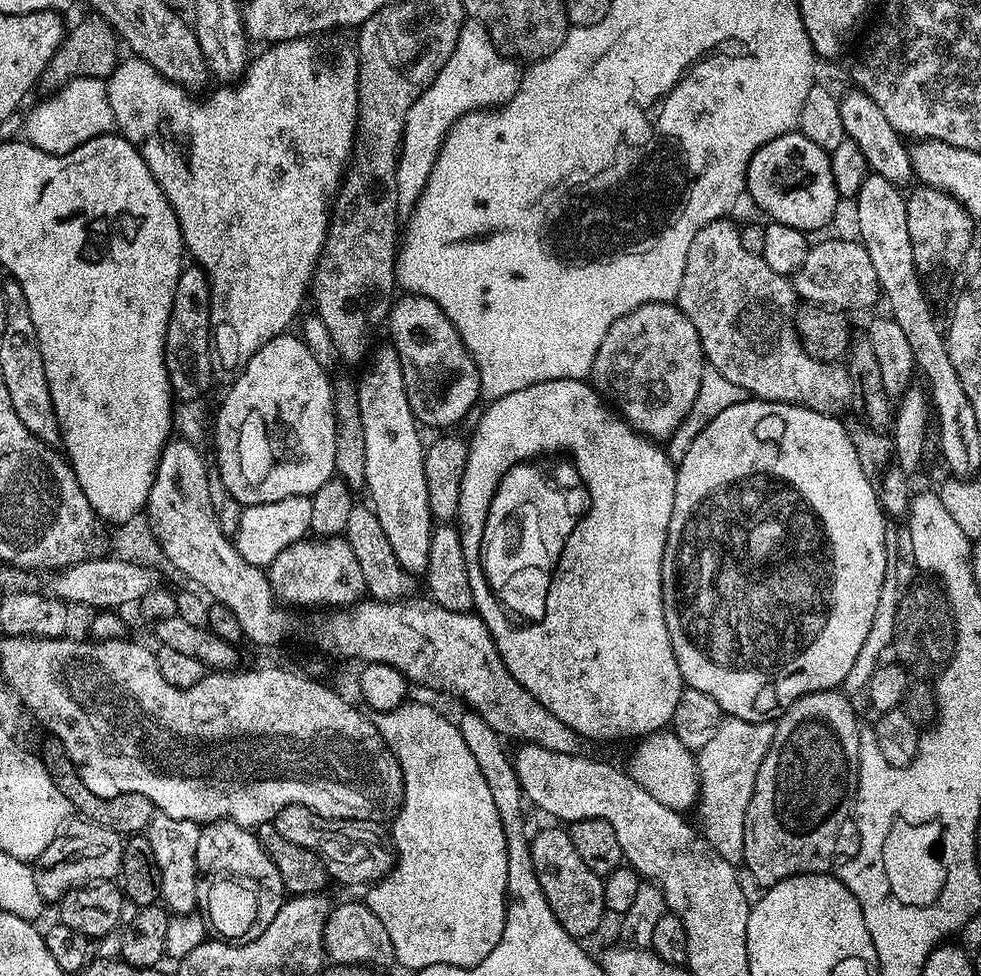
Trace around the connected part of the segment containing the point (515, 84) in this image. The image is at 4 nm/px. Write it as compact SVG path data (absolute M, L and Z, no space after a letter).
M465 19L454 54L446 58L446 66L438 70L434 82L430 82L414 106L410 106L410 114L406 116L400 157L396 163L396 206L401 213L411 212L416 199L422 194L430 170L434 170L442 142L454 122L458 122L460 112L466 112L465 108L474 108L477 104L496 103L518 94L521 79L521 65L513 57L501 53L477 20Z

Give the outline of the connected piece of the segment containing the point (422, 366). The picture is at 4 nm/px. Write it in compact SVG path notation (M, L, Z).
M404 294L393 303L391 312L388 313L388 318L386 321L387 331L392 331L392 336L390 336L390 342L394 347L397 348L398 357L401 358L401 366L402 366L402 378L405 380L405 390L406 390L406 398L409 399L410 410L413 415L416 417L417 421L425 428L444 428L440 430L448 430L451 424L456 424L460 419L463 418L464 415L467 414L468 411L471 410L472 407L475 406L476 400L479 401L481 399L480 395L480 375L478 374L478 370L476 369L476 363L474 362L474 358L470 353L466 350L466 346L462 342L462 338L458 334L458 330L454 330L454 326L450 322L450 318L446 318L446 314L442 314L442 310L437 304L434 302L430 302L430 298L426 298L425 296L413 296L411 294Z

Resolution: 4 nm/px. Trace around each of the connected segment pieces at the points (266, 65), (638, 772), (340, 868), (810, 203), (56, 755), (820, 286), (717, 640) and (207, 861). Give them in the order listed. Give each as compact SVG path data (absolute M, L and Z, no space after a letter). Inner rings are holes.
M308 38L299 40L281 40L280 43L265 47L260 57L253 59L245 69L243 76L231 86L218 88L207 93L205 100L193 94L180 84L170 82L148 61L139 58L121 59L115 70L106 78L108 95L106 97L110 110L116 119L115 127L119 135L129 140L142 154L150 174L160 184L170 206L180 223L180 232L184 235L184 247L187 255L192 256L197 265L208 275L210 299L210 326L212 327L212 371L217 381L231 382L254 358L254 354L266 342L281 335L284 328L296 316L300 303L306 300L306 293L312 283L312 271L324 249L330 209L338 191L338 185L344 179L345 171L352 159L352 150L356 142L356 125L360 119L358 110L358 86L360 85L360 61L355 51L340 52L327 60Z
M671 730L651 732L637 744L640 745L633 750L632 758L626 765L632 780L638 782L638 786L642 786L650 798L662 802L662 806L670 806L670 810L684 814L687 808L688 811L695 809L700 798L702 768L693 749L682 746L682 742Z
M297 804L286 806L286 810L278 810L274 823L278 834L282 834L286 842L294 842L294 846L302 846L314 853L324 863L329 877L340 884L367 885L369 882L381 880L383 876L388 875L388 870L394 863L393 853L385 837L383 840L372 829L375 827L371 823L362 820L322 818L314 814L314 810Z
M799 130L774 137L754 153L748 163L746 192L747 195L752 195L753 202L769 216L767 218L769 221L797 228L799 232L805 234L813 234L812 232L818 231L819 228L826 227L836 212L836 203L841 203L842 200L835 186L831 155Z
M48 738L41 748L38 748L40 760L46 766L46 770L50 774L50 778L54 778L54 786L58 786L58 790L62 790L62 794L66 794L66 798L70 798L73 809L83 819L92 821L98 826L106 826L110 830L121 834L140 834L150 826L153 816L157 810L150 802L150 798L146 798L137 792L120 792L116 796L99 796L86 781L83 780L81 769L66 754L66 746L62 746L62 742L55 738Z
M859 239L853 240L824 240L821 244L813 243L806 254L806 262L791 277L792 287L795 288L797 297L809 304L823 304L837 310L848 308L872 308L882 300L878 276L874 272L874 265L870 262L870 255Z
M746 398L734 406L726 406L726 410L722 410L722 414L718 414L718 418L710 421L702 430L702 434L698 434L698 438L694 438L694 442L690 442L690 446L686 450L686 458L682 458L682 462L676 465L674 510L670 514L670 526L668 527L668 537L664 543L662 570L660 571L662 574L664 617L666 618L666 626L668 627L670 642L674 650L674 658L678 662L678 670L682 674L685 685L694 690L702 690L702 694L710 694L710 698L714 698L714 702L718 702L721 713L725 717L734 720L745 720L746 722L762 722L763 720L775 722L779 720L780 715L790 705L798 702L798 698L802 698L806 694L814 694L815 692L830 692L839 689L843 685L846 674L850 674L850 666L854 666L854 658L858 658L858 650L862 650L862 642L866 642L866 633L870 630L870 622L874 622L874 614L878 610L878 598L882 594L886 566L890 562L890 556L888 556L888 532L884 529L886 513L880 507L880 501L875 497L874 490L871 489L870 482L867 481L865 471L862 470L862 465L858 462L858 454L855 453L854 442L849 429L844 429L844 422L843 419L835 416L827 416L821 412L804 408L801 404L777 404L774 400Z
M215 820L201 827L196 870L196 898L206 917L207 927L211 931L213 928L216 931L213 933L225 942L249 944L258 939L284 905L286 889L278 874L278 866L274 866L266 854L259 835L232 820Z

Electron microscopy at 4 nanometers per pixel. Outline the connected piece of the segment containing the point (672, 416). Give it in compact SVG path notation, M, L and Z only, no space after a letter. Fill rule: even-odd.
M654 302L638 306L606 330L592 363L590 383L637 432L667 442L690 414L705 367L694 322L675 303Z

